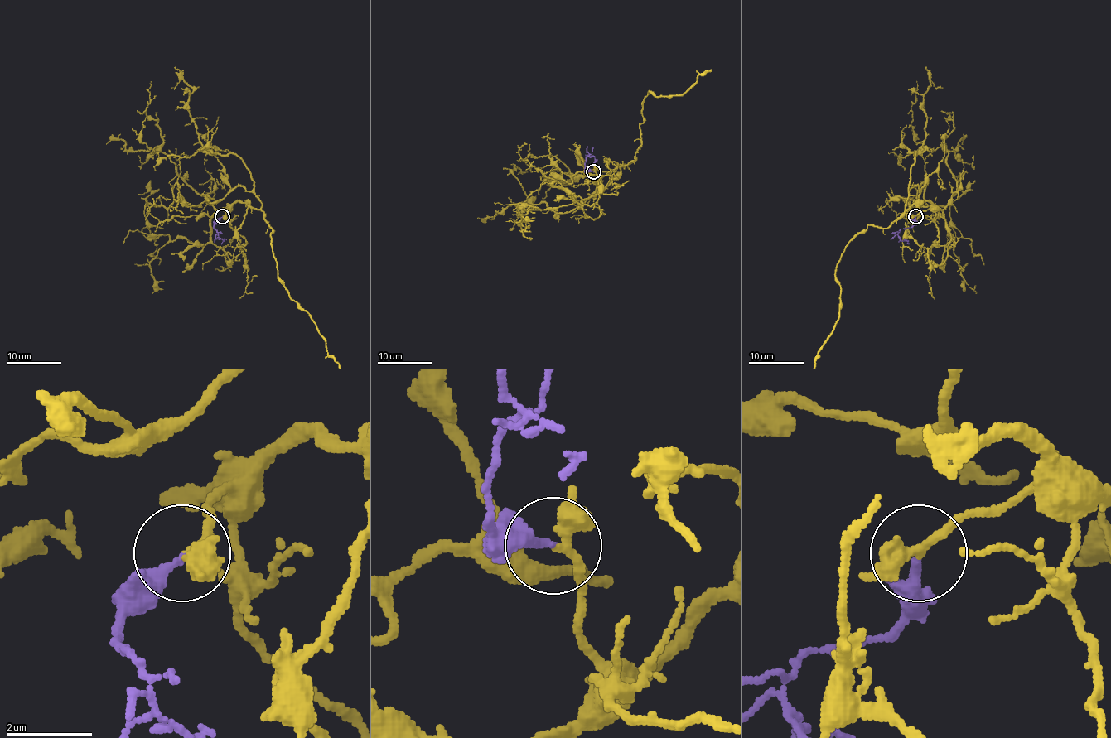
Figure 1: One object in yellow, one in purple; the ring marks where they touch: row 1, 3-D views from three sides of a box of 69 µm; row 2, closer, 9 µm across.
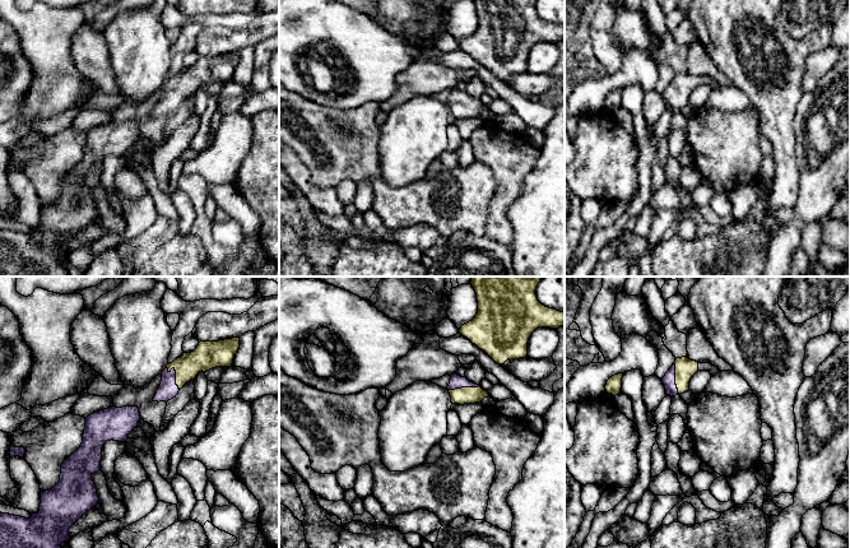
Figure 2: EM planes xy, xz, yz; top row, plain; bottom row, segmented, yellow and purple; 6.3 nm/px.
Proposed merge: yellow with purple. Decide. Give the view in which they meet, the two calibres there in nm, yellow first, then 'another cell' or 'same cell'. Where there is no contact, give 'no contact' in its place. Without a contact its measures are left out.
contact in xy; calibres 180 and 120 nm; same cell

